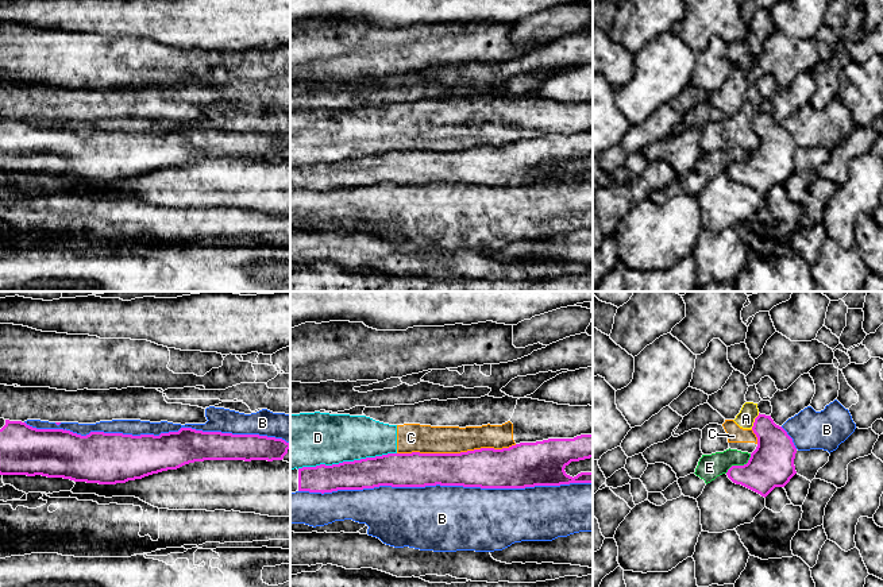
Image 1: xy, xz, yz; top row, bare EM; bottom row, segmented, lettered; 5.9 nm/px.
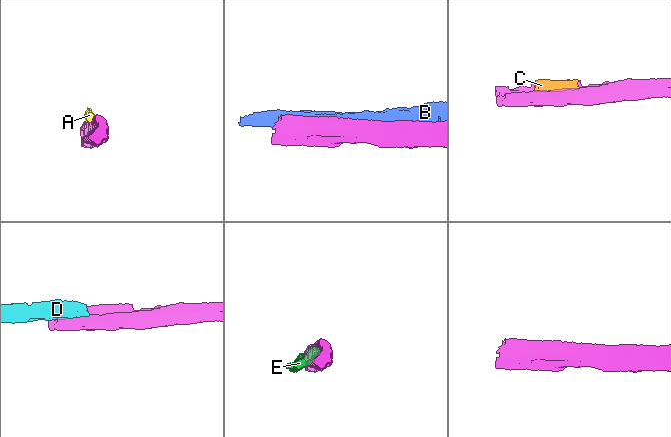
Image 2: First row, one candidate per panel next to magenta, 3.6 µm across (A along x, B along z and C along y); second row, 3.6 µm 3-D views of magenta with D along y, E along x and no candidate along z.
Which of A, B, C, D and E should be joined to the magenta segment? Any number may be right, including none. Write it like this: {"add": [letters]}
{"add": []}

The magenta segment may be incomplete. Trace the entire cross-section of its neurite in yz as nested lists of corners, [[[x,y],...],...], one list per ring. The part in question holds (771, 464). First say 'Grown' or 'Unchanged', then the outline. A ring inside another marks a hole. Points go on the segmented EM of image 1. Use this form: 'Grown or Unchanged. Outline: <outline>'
Unchanged. Outline: [[[759,413],[752,430],[757,437],[756,449],[747,464],[732,466],[726,475],[733,483],[766,498],[775,487],[784,487],[797,474],[794,466],[797,448],[771,416]]]

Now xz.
Grown. Outline: [[[581,435],[574,439],[548,439],[536,443],[520,443],[509,448],[481,448],[460,453],[387,453],[354,462],[290,470],[290,493],[332,493],[338,490],[363,490],[379,486],[392,487],[425,487],[425,486],[463,486],[481,488],[525,488],[535,486],[560,486],[570,483],[593,483],[593,472],[581,472],[577,476],[566,474],[564,468],[571,462],[593,457],[593,435]]]

